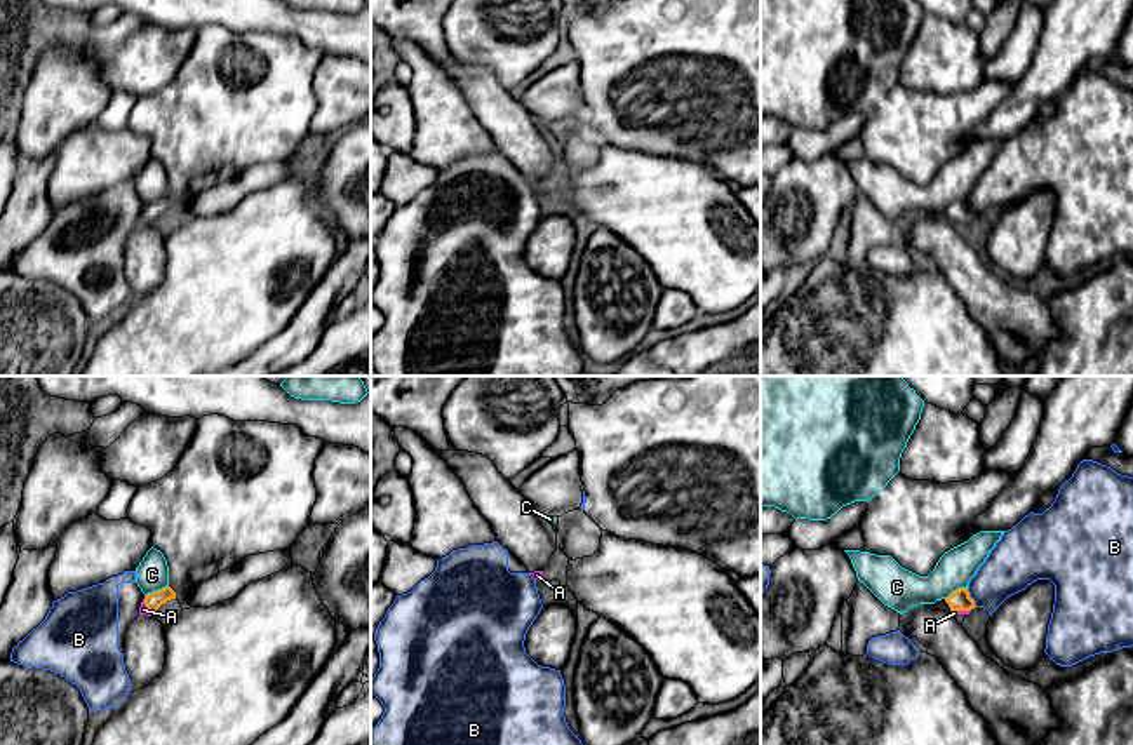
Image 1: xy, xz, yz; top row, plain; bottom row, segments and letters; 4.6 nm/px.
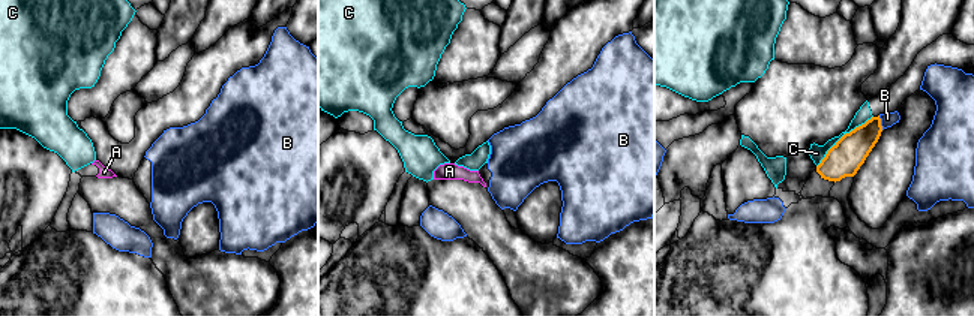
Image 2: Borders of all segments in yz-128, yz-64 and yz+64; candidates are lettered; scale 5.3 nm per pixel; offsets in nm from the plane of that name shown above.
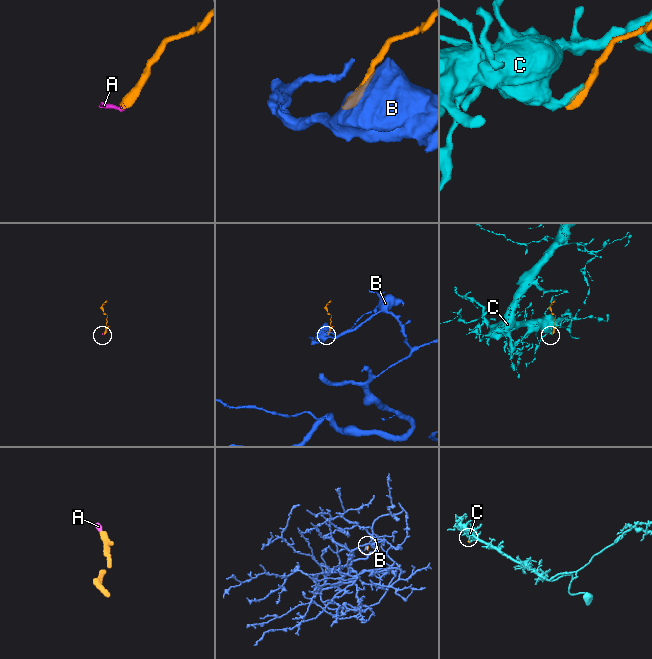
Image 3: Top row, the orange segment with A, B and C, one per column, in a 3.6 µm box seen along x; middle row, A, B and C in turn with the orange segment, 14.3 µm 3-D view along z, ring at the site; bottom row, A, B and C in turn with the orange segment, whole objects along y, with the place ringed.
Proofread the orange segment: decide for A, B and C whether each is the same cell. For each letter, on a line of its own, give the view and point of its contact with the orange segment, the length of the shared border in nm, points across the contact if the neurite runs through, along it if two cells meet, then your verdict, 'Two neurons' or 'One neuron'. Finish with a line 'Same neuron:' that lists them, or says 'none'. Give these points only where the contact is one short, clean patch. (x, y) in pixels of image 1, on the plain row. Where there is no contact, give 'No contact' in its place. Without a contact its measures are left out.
A: Touches orange at xy (147, 216). Shared border 100 nm. Path across: xy (154, 211), (147, 216), (143, 220). One neuron
B: Touches orange at yz (970, 208). Shared border 110 nm. Boundary: yz (966, 197), (977, 216). Two neurons
C: Touches orange at xy (159, 201). Shared border 120 nm. Boundary: xy (167, 195), (147, 206). Two neurons
Same neuron: A

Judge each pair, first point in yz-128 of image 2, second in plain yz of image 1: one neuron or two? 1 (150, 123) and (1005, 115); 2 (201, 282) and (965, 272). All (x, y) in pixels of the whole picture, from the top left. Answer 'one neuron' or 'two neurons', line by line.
1: one neuron
2: one neuron

